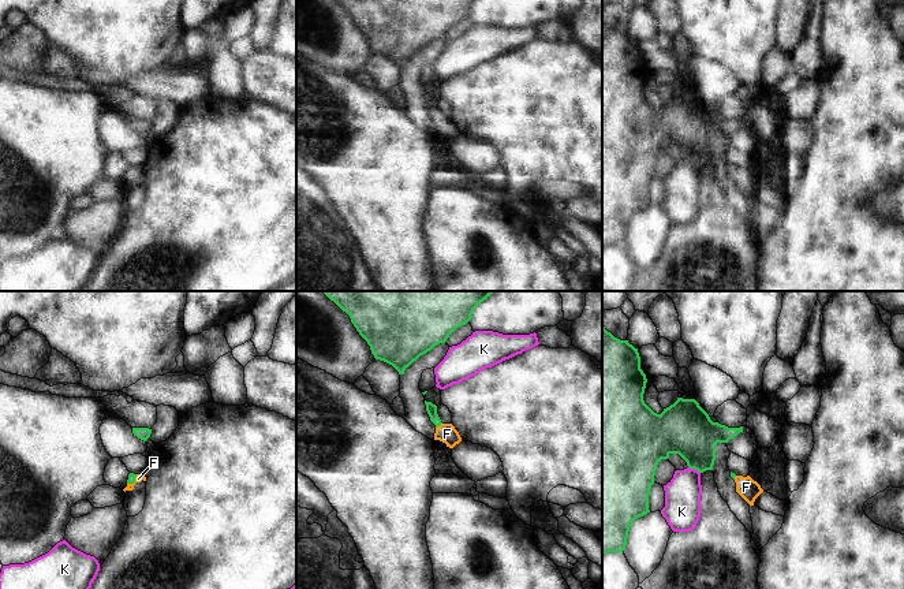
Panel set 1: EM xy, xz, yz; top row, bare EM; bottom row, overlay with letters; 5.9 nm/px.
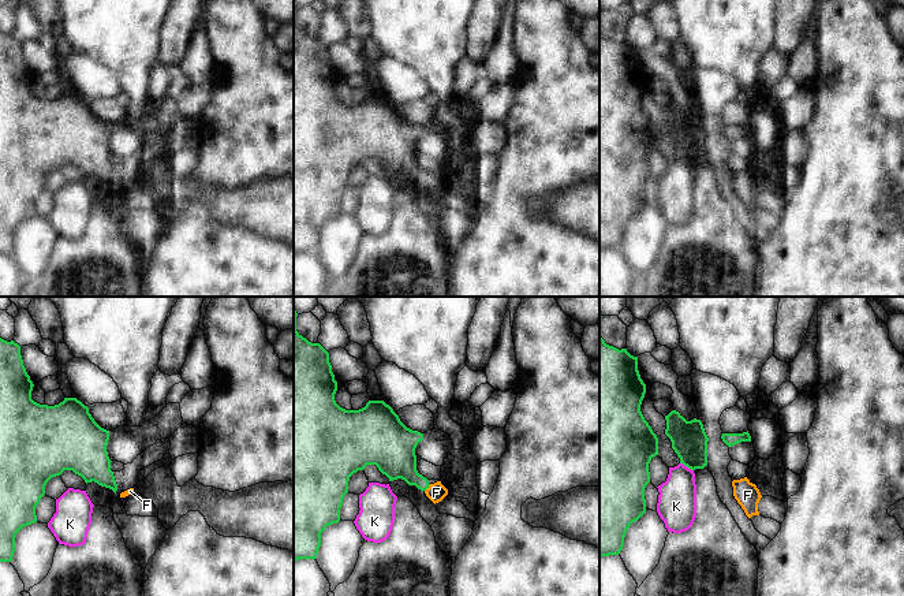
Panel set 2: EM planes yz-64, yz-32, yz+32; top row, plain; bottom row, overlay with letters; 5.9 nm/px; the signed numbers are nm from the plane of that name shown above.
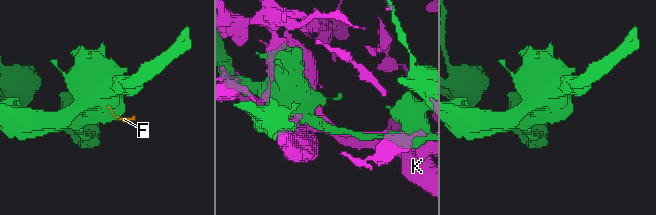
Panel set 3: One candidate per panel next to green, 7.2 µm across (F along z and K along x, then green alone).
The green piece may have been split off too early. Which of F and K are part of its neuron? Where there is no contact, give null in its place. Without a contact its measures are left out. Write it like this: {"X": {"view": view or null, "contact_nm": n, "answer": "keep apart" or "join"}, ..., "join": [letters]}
{"F": {"view": "xz", "contact_nm": 50, "answer": "join"}, "K": {"view": "yz", "contact_nm": 80, "answer": "keep apart"}, "join": ["F"]}

